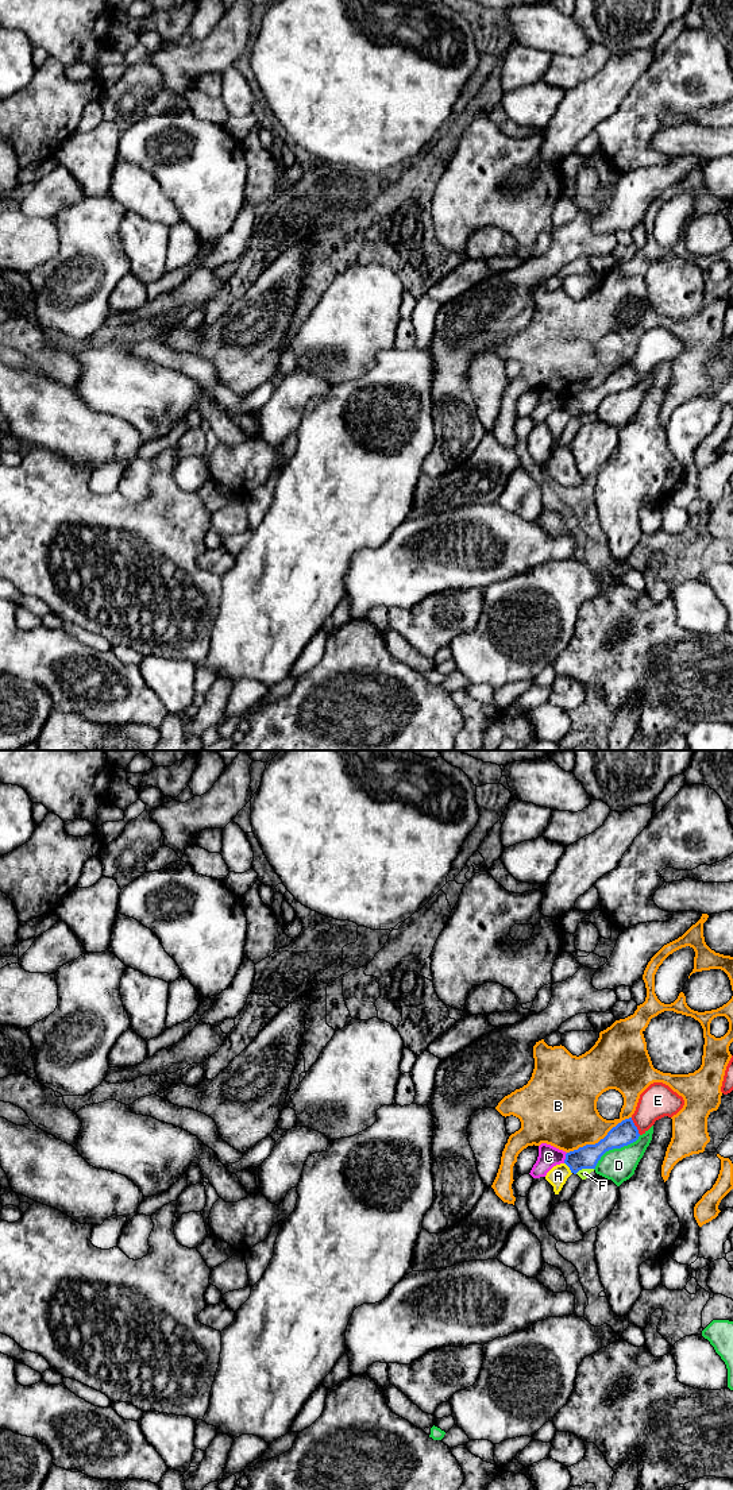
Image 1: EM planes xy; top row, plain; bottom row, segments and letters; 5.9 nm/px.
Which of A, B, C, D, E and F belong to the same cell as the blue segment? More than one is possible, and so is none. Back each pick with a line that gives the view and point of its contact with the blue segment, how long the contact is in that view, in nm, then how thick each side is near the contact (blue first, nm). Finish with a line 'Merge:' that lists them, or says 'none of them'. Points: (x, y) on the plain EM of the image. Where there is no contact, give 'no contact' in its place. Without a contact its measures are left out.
Merge: none of them

